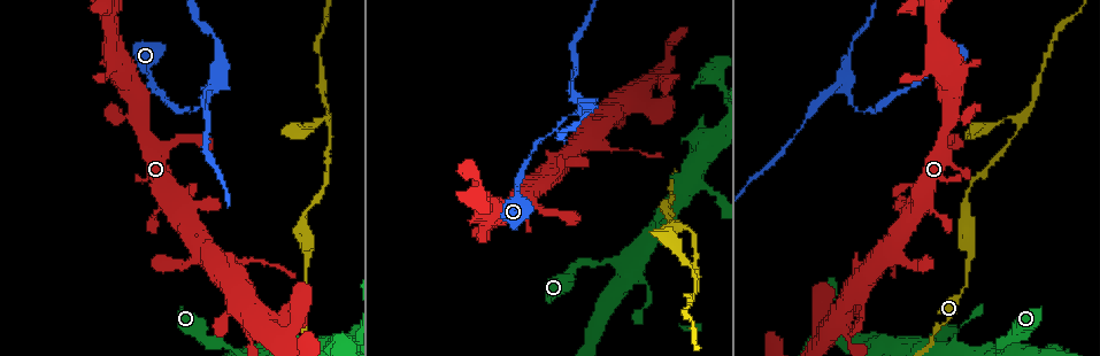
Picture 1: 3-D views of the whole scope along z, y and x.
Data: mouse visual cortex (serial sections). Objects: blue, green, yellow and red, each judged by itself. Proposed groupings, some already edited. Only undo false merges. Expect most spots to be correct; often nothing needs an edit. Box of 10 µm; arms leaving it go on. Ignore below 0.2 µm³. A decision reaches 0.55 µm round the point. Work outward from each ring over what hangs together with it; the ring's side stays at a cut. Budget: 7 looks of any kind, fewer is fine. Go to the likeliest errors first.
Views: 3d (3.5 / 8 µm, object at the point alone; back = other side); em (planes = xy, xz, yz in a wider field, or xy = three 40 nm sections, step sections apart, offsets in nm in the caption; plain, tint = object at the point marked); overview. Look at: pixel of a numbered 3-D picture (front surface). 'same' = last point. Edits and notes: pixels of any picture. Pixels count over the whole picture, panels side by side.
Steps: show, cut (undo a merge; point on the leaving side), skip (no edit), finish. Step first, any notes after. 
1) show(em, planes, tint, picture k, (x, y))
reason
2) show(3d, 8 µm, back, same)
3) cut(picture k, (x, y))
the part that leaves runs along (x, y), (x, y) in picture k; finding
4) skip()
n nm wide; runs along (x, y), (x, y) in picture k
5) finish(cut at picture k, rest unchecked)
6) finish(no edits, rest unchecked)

show(3d, 3.5 µm, picture 1, (213, 88))
a fork

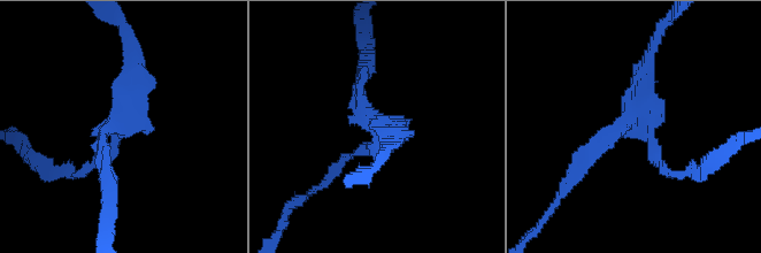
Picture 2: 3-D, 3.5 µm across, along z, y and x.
show(em, xy, step 5, tint, picture 2, (636, 122))
3 arms; arms of 100, 200, 300 nm; shape alone is not enough

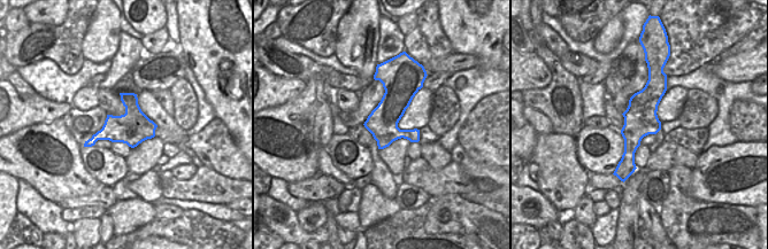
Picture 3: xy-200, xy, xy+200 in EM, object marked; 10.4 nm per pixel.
skip()
runs along (82, 173), (124, 127), (131, 52) in picture 2; all the same cell

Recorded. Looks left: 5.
show(3d, 3.5 µm, picture 1, (328, 124))
sharp bend

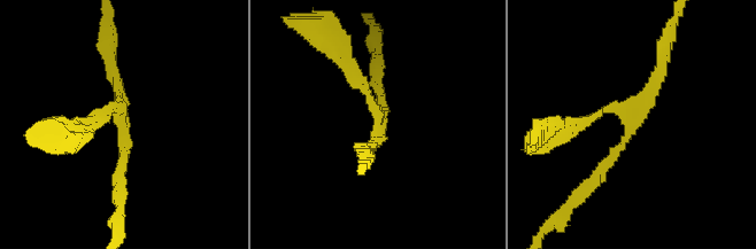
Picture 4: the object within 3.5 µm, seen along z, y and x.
show(em, xy, step 2, tint, picture 4, (629, 127))
now the EM

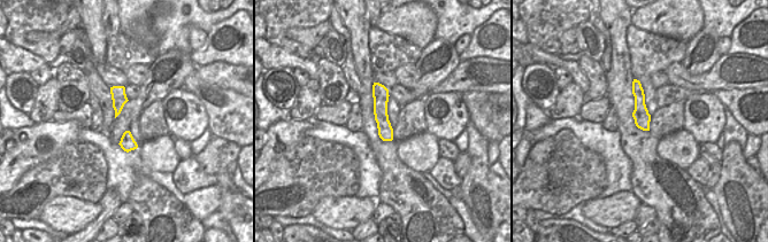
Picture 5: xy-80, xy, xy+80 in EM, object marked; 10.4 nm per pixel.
show(em, xy, step 1, tint, same)
another direction

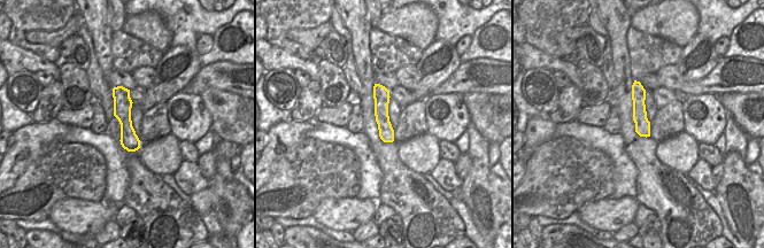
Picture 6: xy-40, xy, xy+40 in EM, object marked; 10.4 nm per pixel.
skip()
runs along (120, 88), (122, 113), (132, 148) in picture 6; all the same cell

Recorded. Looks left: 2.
show(3d, 3.5 µm, picture 1, (709, 190))
a narrow waist

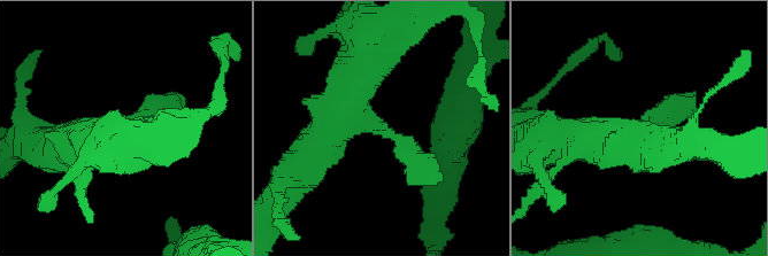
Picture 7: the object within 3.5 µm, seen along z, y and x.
show(em, planes, tint, picture 7, (381, 132))
arms of 350, 600 nm; shape alone is not enough

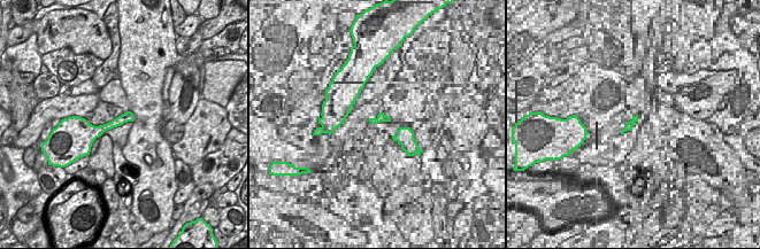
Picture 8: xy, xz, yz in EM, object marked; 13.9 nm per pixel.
skip()
runs along (130, 116), (100, 130), (83, 124) in picture 8; all the same cell

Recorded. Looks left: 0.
finish(no edits, rest unchecked)

